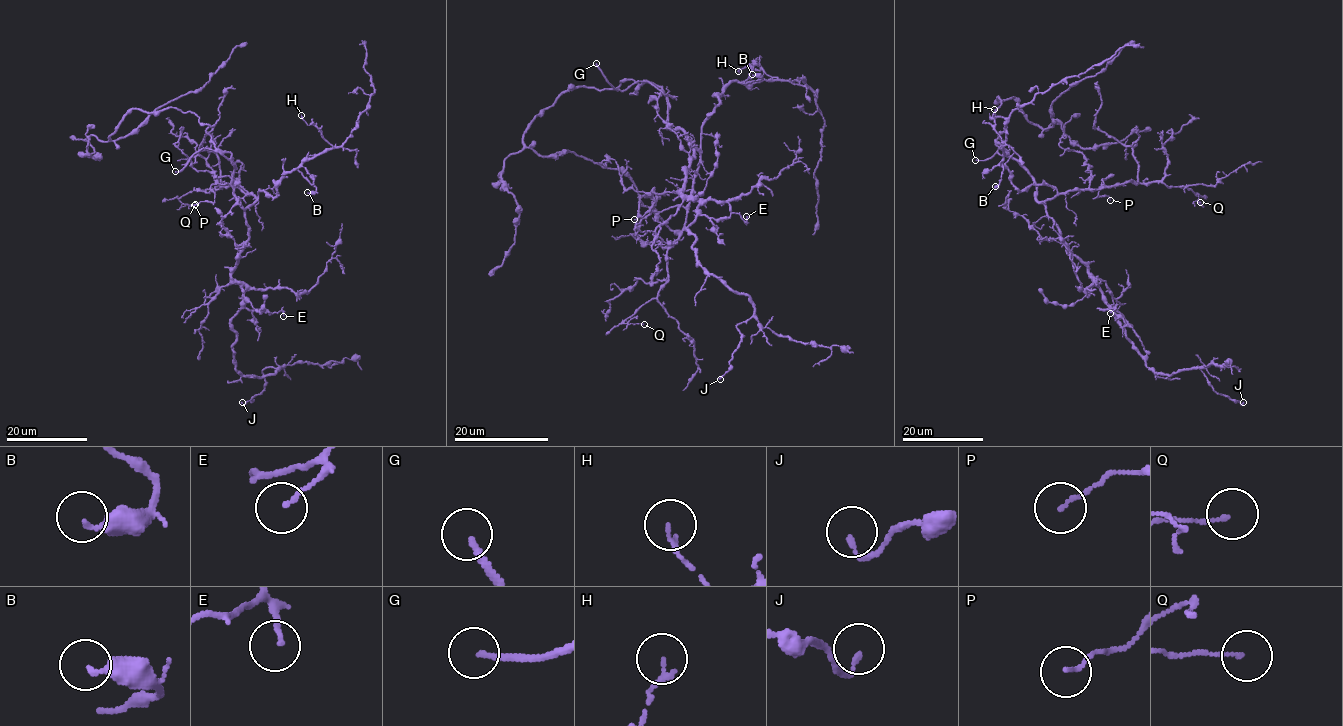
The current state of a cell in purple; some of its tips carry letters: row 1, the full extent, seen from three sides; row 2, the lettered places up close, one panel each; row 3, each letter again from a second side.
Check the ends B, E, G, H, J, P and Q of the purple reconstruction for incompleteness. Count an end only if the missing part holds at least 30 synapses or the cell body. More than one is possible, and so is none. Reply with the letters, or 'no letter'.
G

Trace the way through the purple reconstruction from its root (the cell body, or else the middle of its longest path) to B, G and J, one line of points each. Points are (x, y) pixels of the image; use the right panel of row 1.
B: (1023, 168), (1039, 202), (1057, 194), (1047, 185), (1020, 191), (1001, 162), (1001, 179), (995, 186)
G: (1023, 168), (995, 143), (999, 139), (1001, 144), (997, 152), (986, 160), (975, 160)
J: (1023, 168), (1060, 238), (1087, 267), (1145, 364), (1170, 375), (1198, 366), (1215, 391), (1241, 405), (1243, 402)

